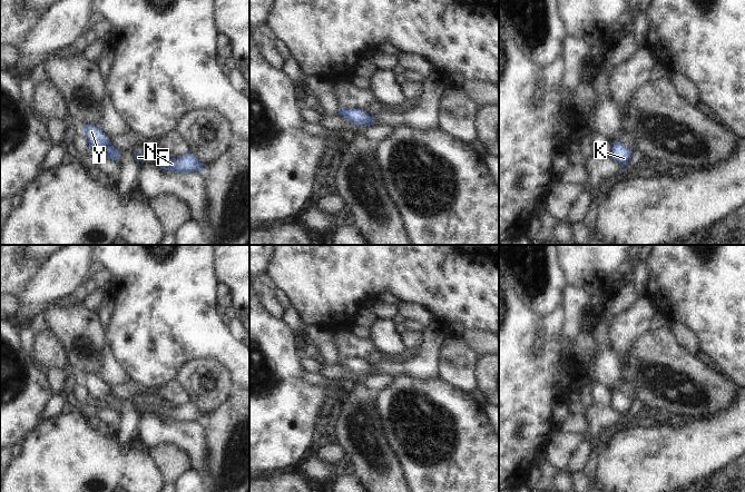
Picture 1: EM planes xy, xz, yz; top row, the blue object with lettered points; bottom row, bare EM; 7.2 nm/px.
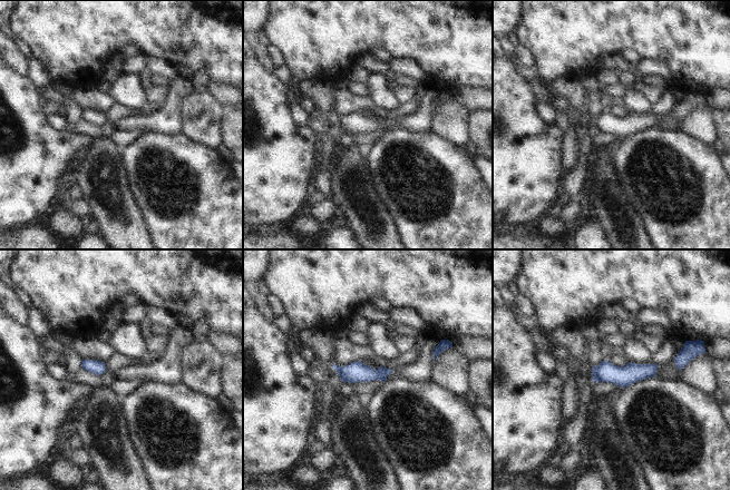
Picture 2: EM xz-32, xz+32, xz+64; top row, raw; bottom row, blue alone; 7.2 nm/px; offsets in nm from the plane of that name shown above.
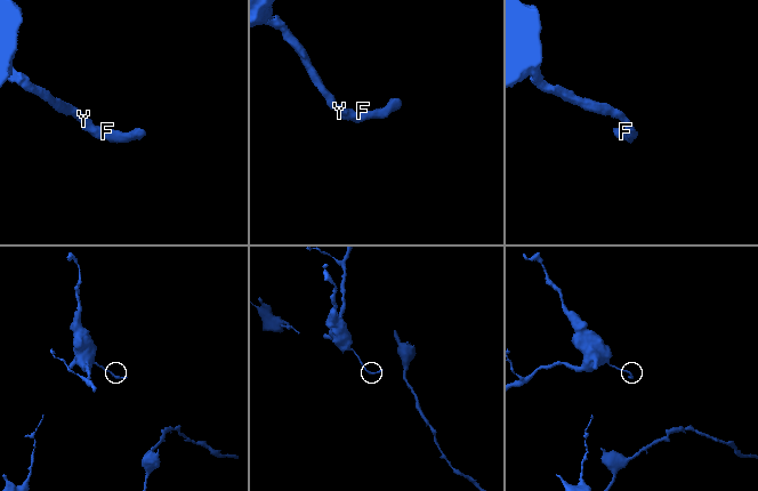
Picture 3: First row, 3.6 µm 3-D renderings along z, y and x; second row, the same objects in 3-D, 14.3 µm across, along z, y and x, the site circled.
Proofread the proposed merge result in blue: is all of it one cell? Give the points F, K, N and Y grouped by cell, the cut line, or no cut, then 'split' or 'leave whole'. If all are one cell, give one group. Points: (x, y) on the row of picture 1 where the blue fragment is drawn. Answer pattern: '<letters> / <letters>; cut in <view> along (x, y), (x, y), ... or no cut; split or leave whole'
F K N Y; no cut; leave whole

